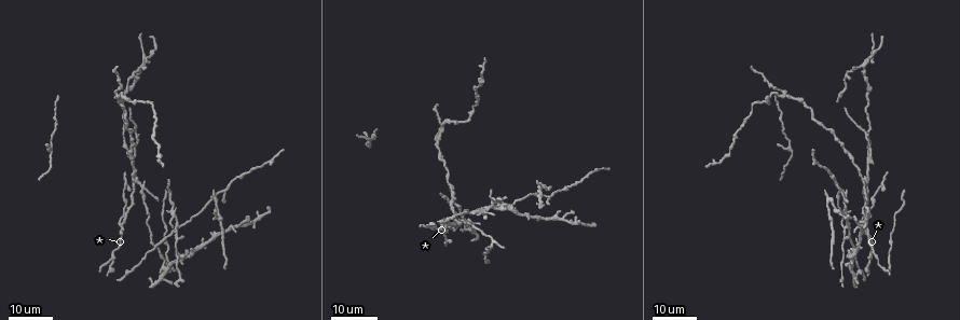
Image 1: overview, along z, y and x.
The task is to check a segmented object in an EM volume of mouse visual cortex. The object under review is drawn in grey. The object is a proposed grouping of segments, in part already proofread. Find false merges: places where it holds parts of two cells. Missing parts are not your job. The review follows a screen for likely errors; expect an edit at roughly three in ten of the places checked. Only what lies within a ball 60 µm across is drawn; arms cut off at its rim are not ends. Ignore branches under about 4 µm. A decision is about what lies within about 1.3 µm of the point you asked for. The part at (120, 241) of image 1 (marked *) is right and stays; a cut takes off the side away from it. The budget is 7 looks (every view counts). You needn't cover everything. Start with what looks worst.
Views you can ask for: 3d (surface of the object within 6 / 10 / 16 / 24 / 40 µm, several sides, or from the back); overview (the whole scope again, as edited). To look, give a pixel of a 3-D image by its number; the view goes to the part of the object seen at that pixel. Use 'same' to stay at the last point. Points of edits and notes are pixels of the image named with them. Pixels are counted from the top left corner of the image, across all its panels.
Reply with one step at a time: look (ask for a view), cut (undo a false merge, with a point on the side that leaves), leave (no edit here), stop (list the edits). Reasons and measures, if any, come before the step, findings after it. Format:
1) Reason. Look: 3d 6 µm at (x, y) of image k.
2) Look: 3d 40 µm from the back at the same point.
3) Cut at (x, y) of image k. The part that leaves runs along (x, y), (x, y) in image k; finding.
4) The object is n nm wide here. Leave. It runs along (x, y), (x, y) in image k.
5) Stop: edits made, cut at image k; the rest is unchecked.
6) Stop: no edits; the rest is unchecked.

Four-way junction. Look: 3d 24 µm at (869, 159) of image 1.

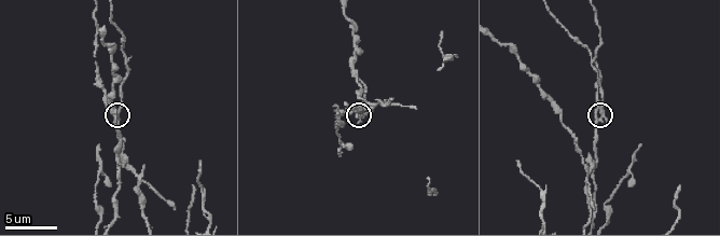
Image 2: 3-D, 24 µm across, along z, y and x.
Look: 3d 10 µm at (358, 113) of image 2.

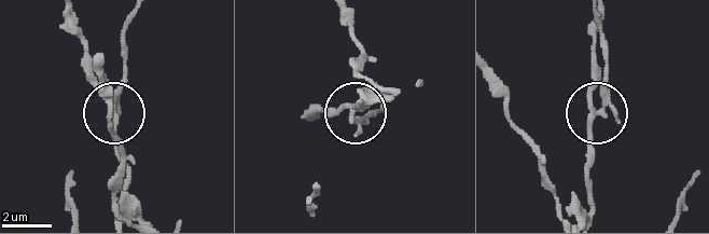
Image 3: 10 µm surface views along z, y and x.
The side arm is 16 µm long. Cut at (121, 80) of image 3. The part that leaves runs along (598, 111), (608, 69), (598, 14) in image 3; a second cell is stuck on.

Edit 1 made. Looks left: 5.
Look: overview.

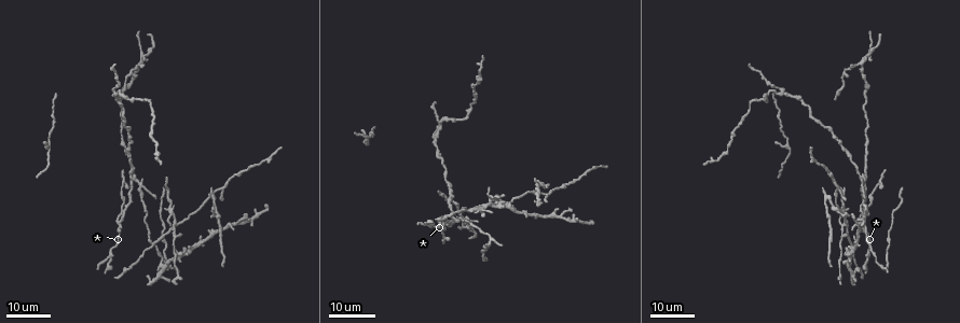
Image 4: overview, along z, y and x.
Thin arm on a thick one. Look: 3d 16 µm at (118, 222) of image 4.

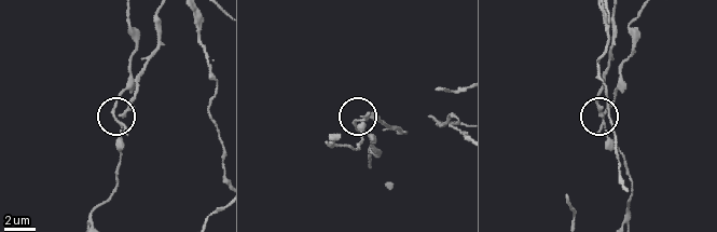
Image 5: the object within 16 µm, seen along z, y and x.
Closer look. Look: 3d 10 µm at (125, 114) of image 5.

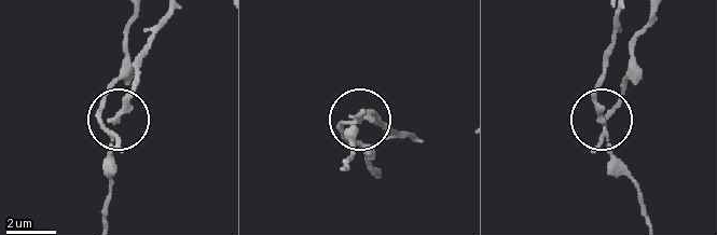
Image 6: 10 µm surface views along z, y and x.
From behind. Look: 3d 10 µm from the back at (114, 120) of image 6.

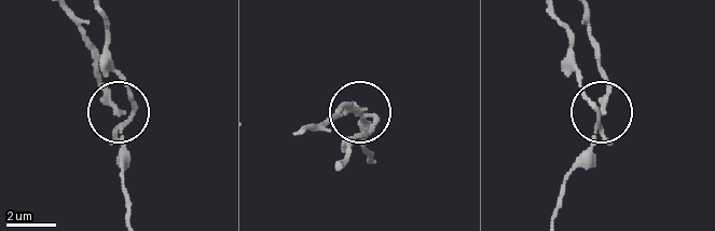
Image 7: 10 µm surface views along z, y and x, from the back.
Cut at (132, 95) of image 7. The part that leaves runs along (123, 123), (133, 106), (98, 13) in image 7; a second cell is stuck on.

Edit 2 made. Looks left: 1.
Stop: edits made, cut at image 3, cut at image 7; the rest is unchecked.

